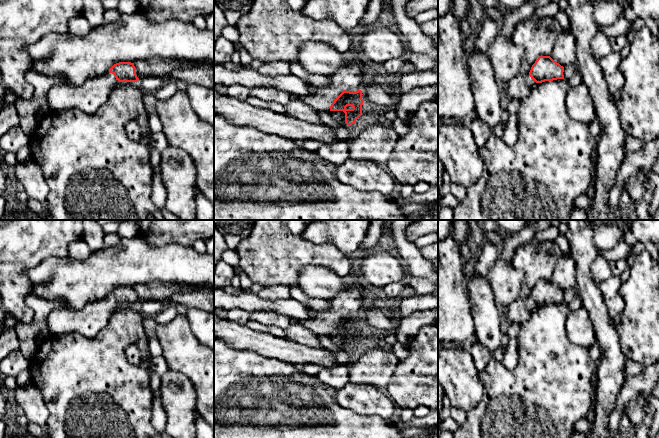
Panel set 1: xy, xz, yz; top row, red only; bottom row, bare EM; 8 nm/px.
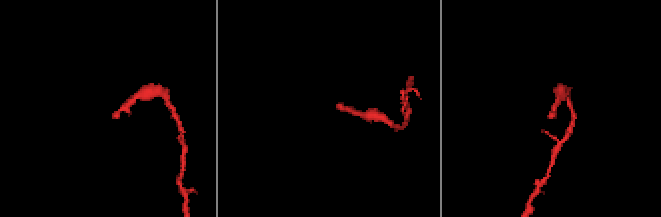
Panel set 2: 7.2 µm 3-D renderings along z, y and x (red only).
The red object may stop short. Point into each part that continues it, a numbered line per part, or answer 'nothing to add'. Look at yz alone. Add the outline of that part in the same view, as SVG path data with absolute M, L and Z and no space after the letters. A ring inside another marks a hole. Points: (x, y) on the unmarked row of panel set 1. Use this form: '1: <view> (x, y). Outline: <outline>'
1: yz (520, 310). Outline: M518 298L505 308L503 312L506 314L510 323L515 322L521 325L530 317L532 310L535 308L536 306L529 299Z

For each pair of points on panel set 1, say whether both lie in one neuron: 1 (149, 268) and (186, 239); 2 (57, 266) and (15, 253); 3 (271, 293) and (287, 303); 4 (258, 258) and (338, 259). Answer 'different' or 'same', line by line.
1: different
2: different
3: different
4: same

